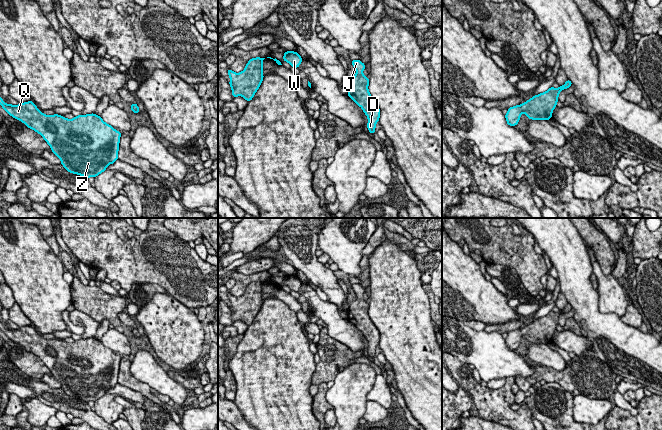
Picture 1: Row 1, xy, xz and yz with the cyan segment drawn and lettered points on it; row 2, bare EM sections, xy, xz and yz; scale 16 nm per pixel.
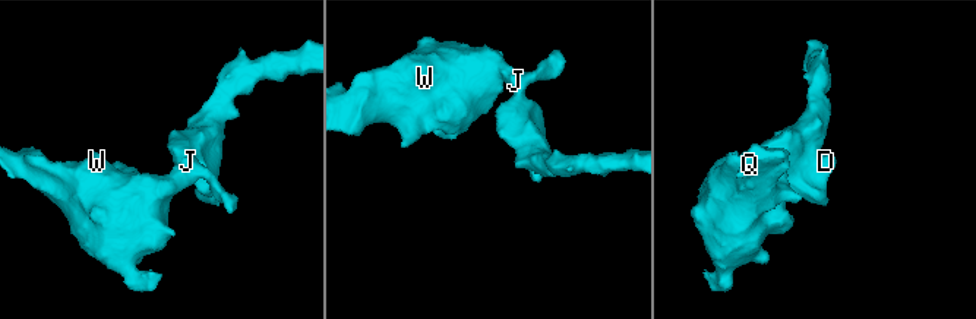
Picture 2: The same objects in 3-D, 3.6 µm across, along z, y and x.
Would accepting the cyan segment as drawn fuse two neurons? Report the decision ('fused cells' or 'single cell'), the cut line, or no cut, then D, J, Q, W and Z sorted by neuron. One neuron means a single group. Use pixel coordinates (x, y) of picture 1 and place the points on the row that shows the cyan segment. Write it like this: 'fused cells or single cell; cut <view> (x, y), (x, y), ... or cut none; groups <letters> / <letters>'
single cell; cut none; groups D J Q W Z

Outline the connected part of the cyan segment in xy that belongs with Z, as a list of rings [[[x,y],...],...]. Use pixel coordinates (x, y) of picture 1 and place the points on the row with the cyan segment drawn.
[[[0,97],[0,105],[39,133],[70,173],[95,178],[118,159],[121,132],[94,113],[67,119],[43,114],[33,101],[11,105]]]

